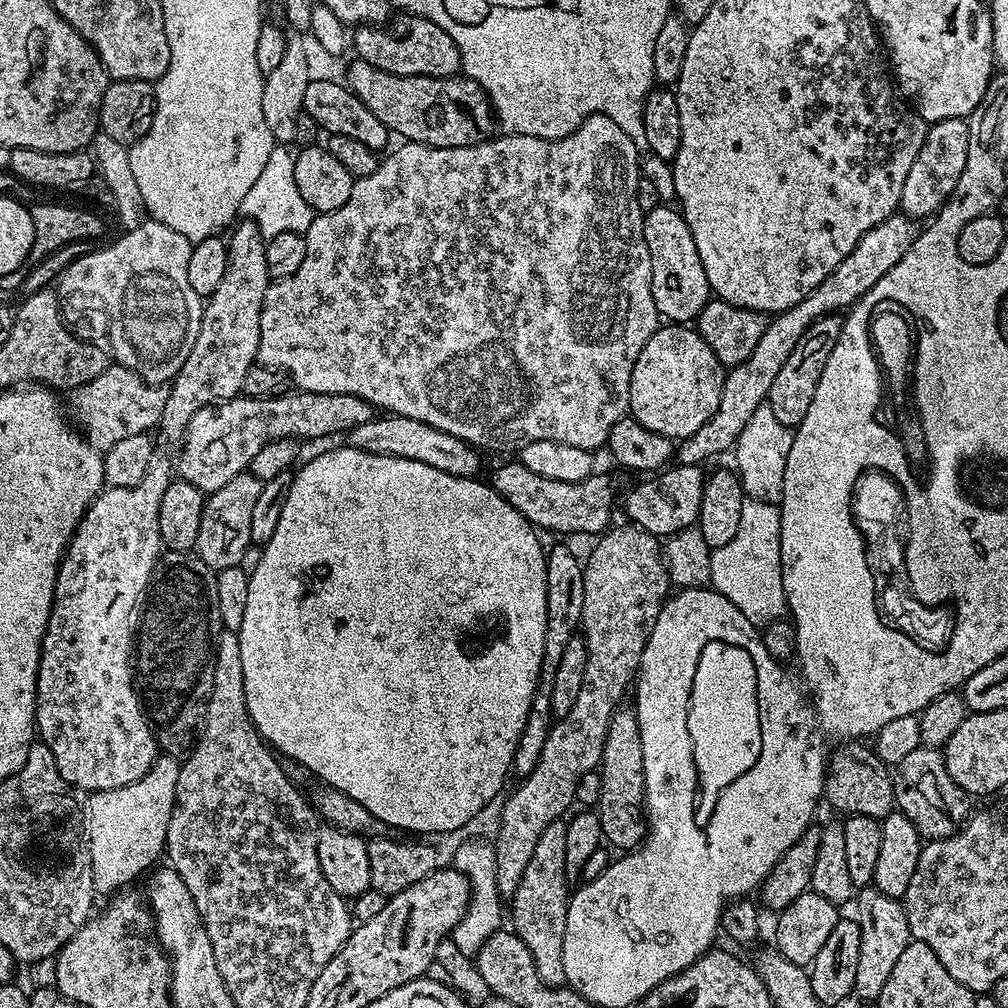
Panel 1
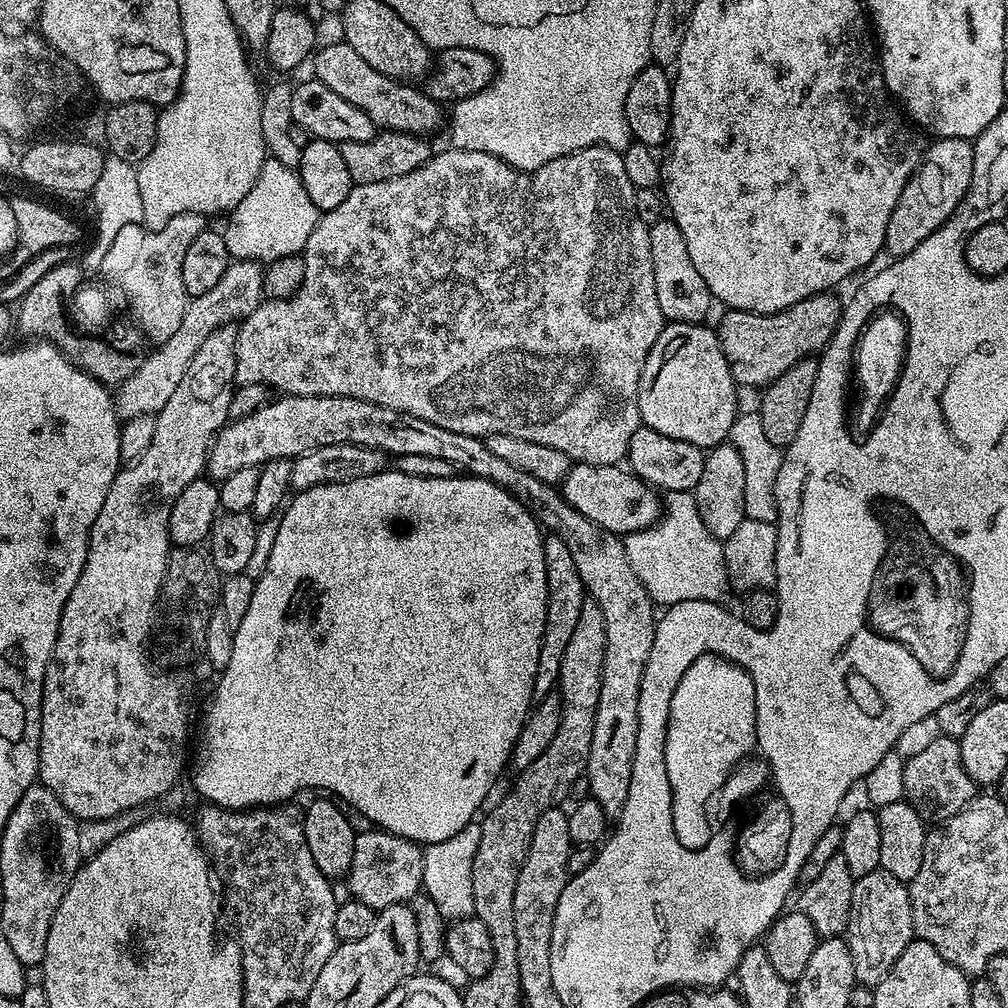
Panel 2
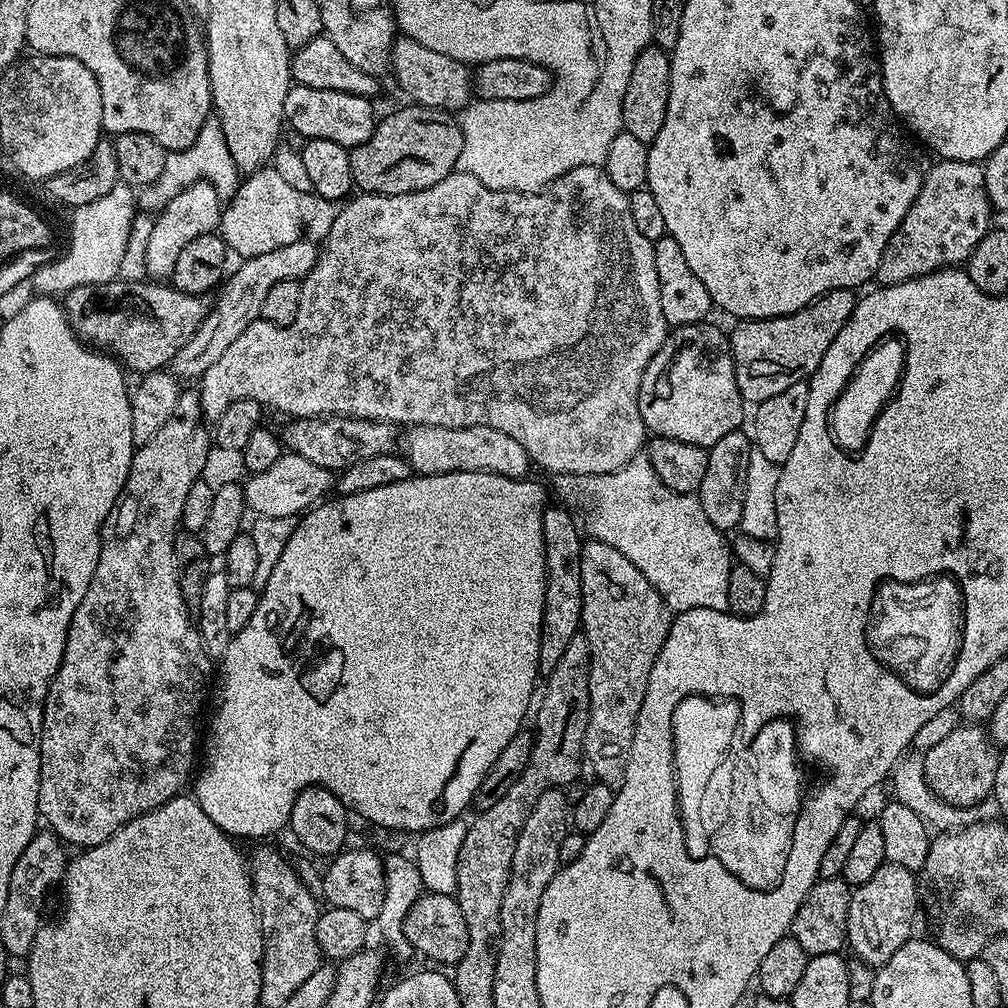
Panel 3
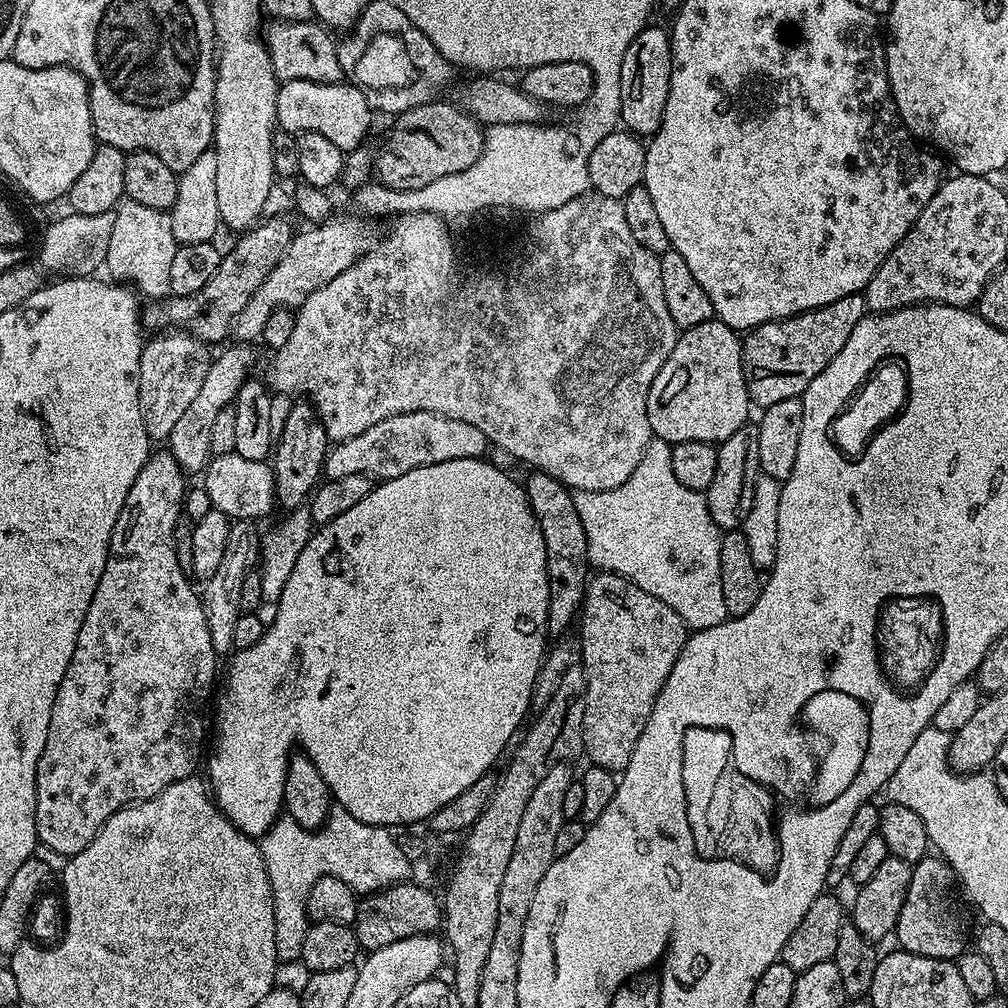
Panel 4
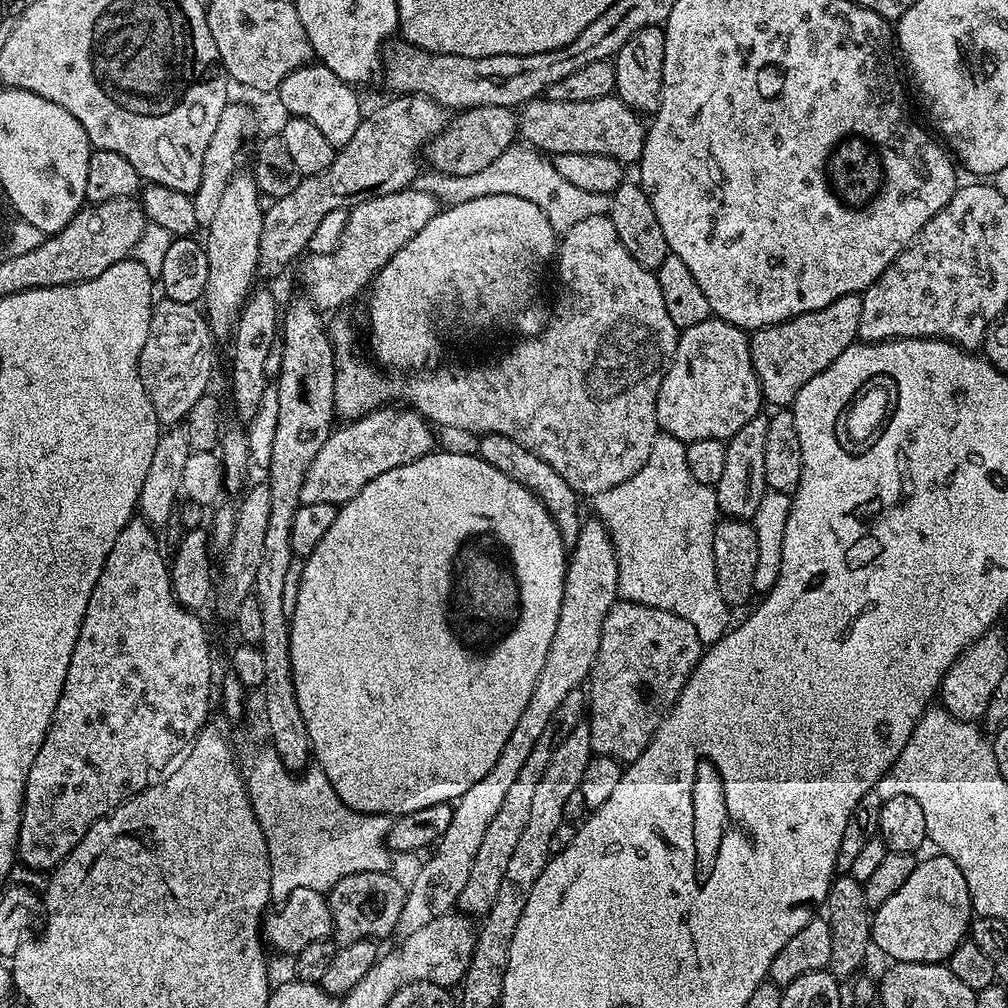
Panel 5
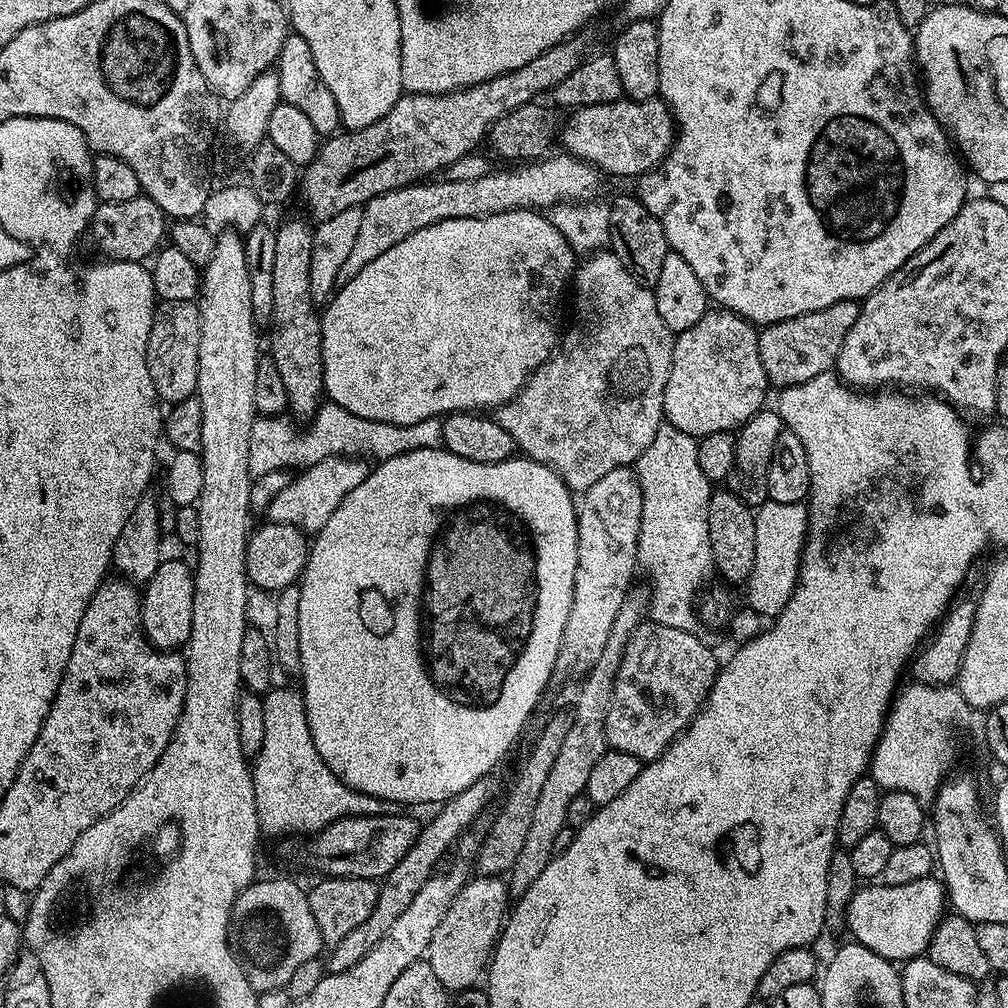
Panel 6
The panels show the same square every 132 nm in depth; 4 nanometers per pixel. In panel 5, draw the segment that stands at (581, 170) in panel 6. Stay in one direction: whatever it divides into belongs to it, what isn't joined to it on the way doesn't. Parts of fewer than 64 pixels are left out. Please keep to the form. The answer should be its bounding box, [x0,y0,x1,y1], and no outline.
[303,186,437,314]

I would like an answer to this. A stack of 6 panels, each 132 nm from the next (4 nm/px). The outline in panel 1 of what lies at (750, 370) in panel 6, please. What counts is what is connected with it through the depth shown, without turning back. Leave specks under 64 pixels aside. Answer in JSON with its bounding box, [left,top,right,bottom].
[628,322,725,442]

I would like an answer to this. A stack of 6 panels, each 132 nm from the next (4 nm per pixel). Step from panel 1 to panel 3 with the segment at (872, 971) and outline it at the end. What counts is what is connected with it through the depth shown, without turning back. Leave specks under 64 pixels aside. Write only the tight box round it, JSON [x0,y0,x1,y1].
[846,863,918,966]

